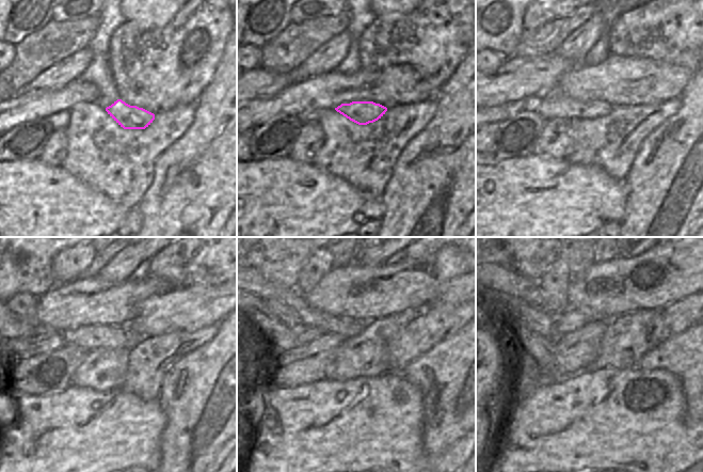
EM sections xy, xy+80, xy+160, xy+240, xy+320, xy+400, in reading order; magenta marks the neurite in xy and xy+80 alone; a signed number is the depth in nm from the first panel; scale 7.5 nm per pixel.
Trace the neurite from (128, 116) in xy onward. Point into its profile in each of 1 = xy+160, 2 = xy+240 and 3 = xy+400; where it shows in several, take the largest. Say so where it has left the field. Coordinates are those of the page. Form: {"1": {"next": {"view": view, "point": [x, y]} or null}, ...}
{"1": {"next": {"view": "xy+160", "point": [553, 106]}}, "2": {"next": {"view": "xy+240", "point": [96, 336]}}, "3": {"next": {"view": "xy+400", "point": [502, 282]}}}

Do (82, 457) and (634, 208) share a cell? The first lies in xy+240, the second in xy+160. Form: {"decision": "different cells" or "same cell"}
{"decision": "different cells"}

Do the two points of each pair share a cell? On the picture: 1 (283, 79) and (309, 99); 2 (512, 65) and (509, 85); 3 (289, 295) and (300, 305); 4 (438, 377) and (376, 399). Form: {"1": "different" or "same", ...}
{"1": "different", "2": "same", "3": "same", "4": "different"}

